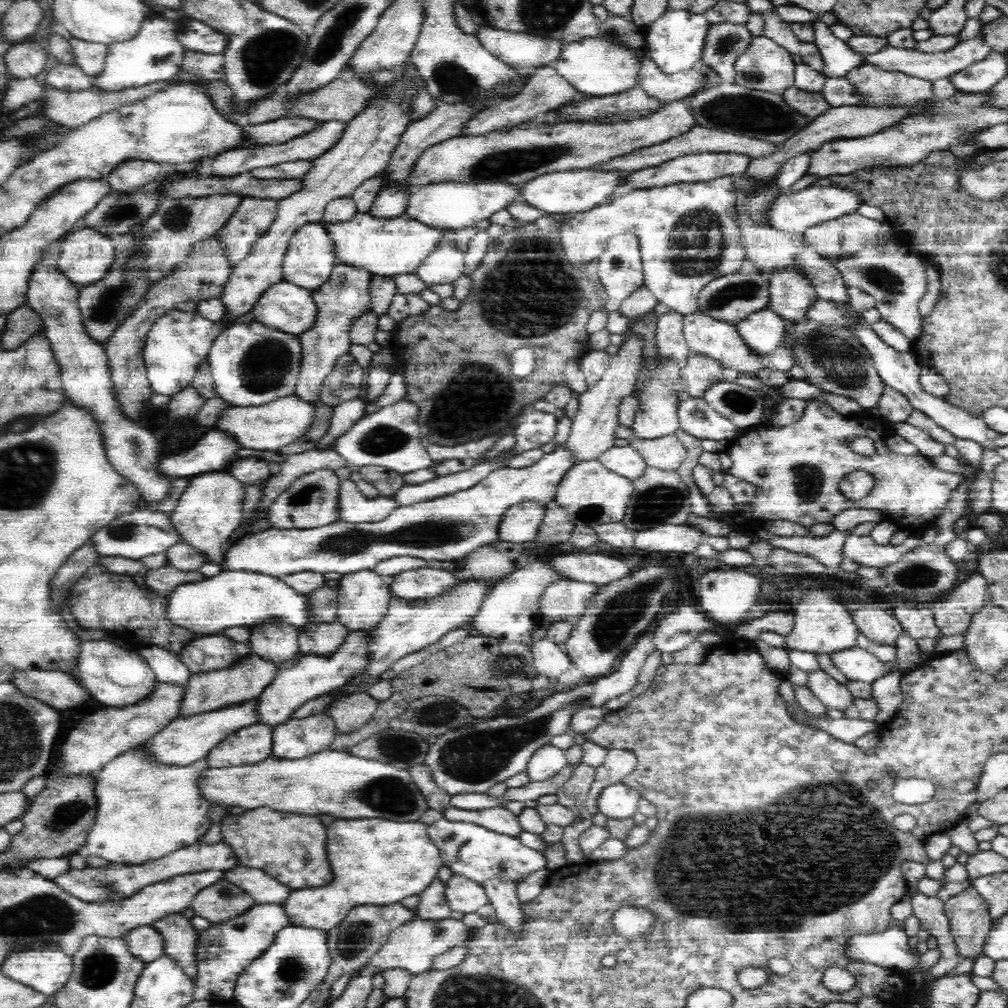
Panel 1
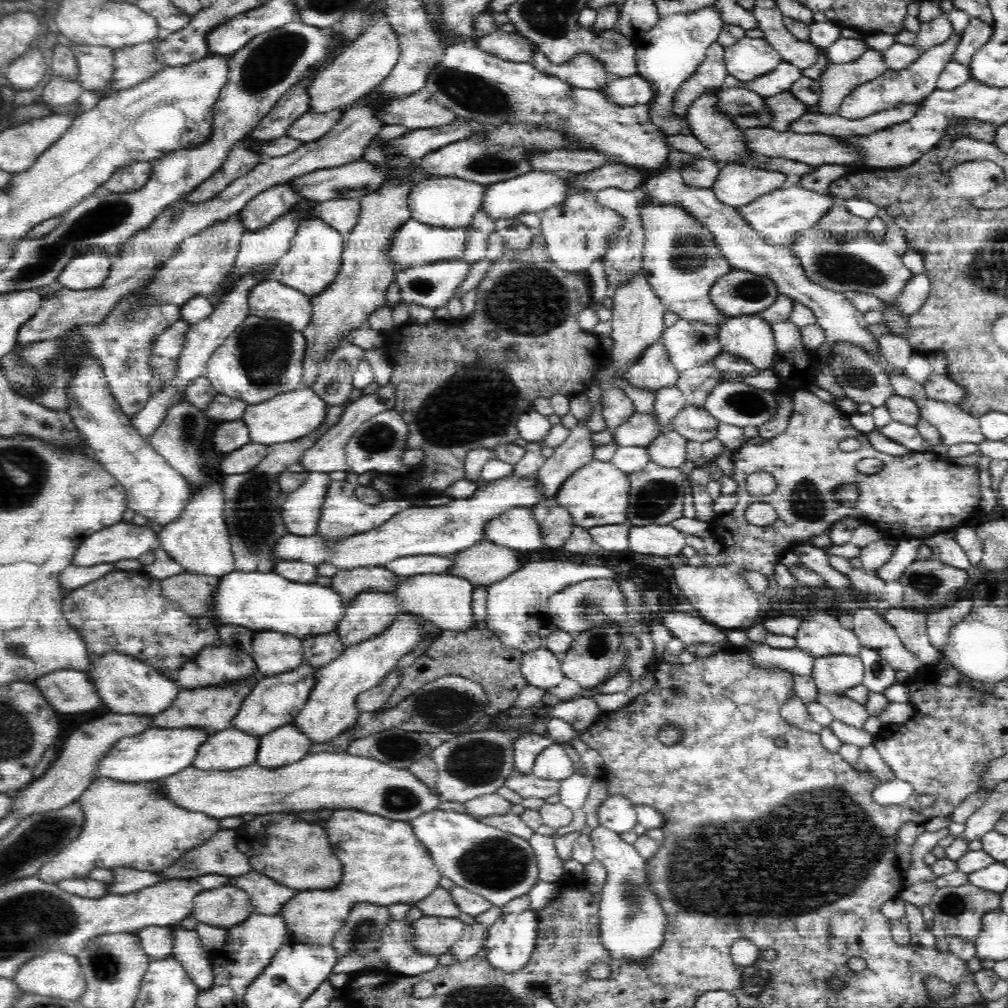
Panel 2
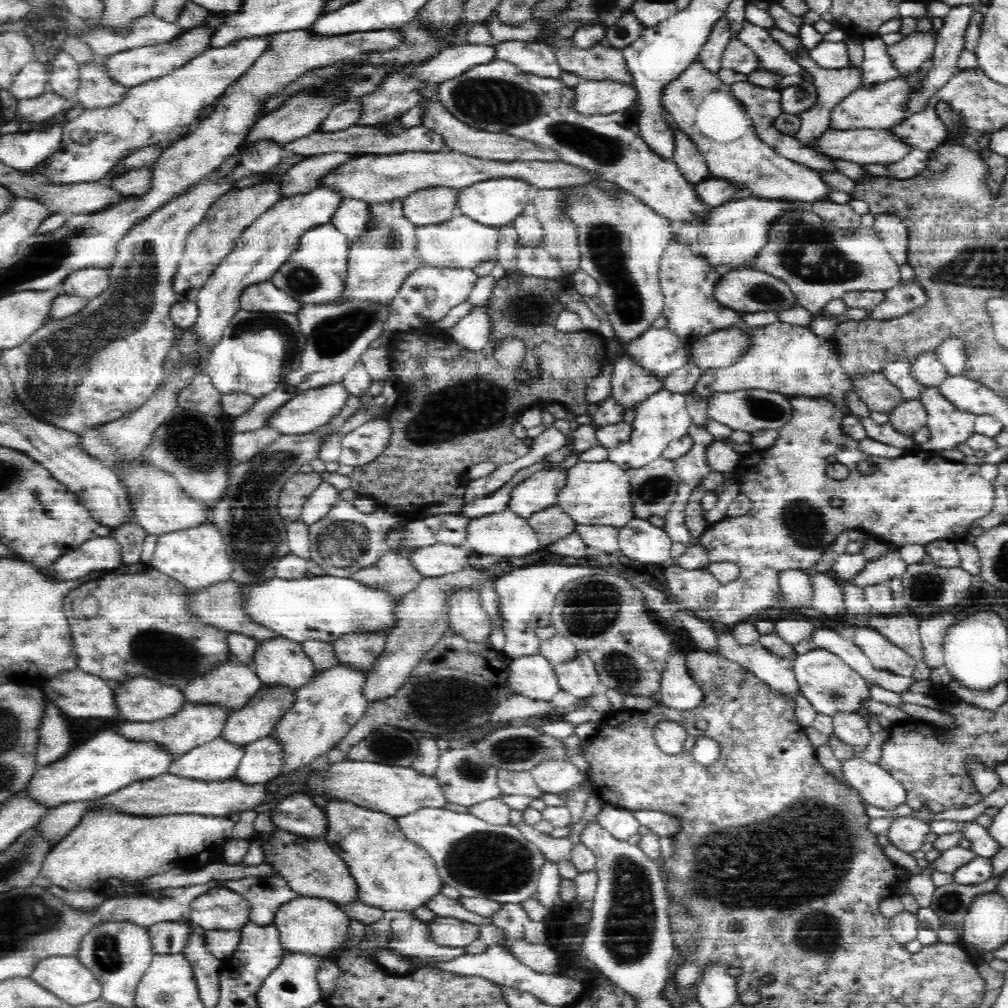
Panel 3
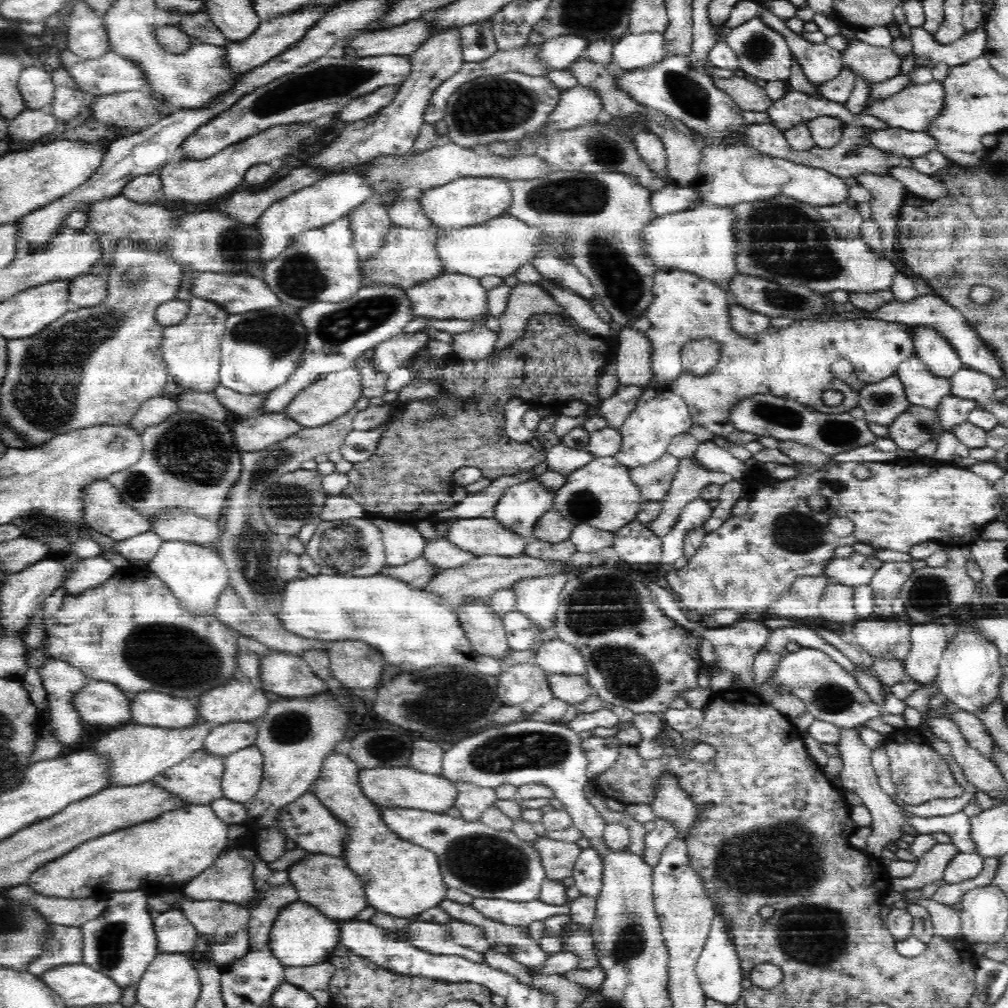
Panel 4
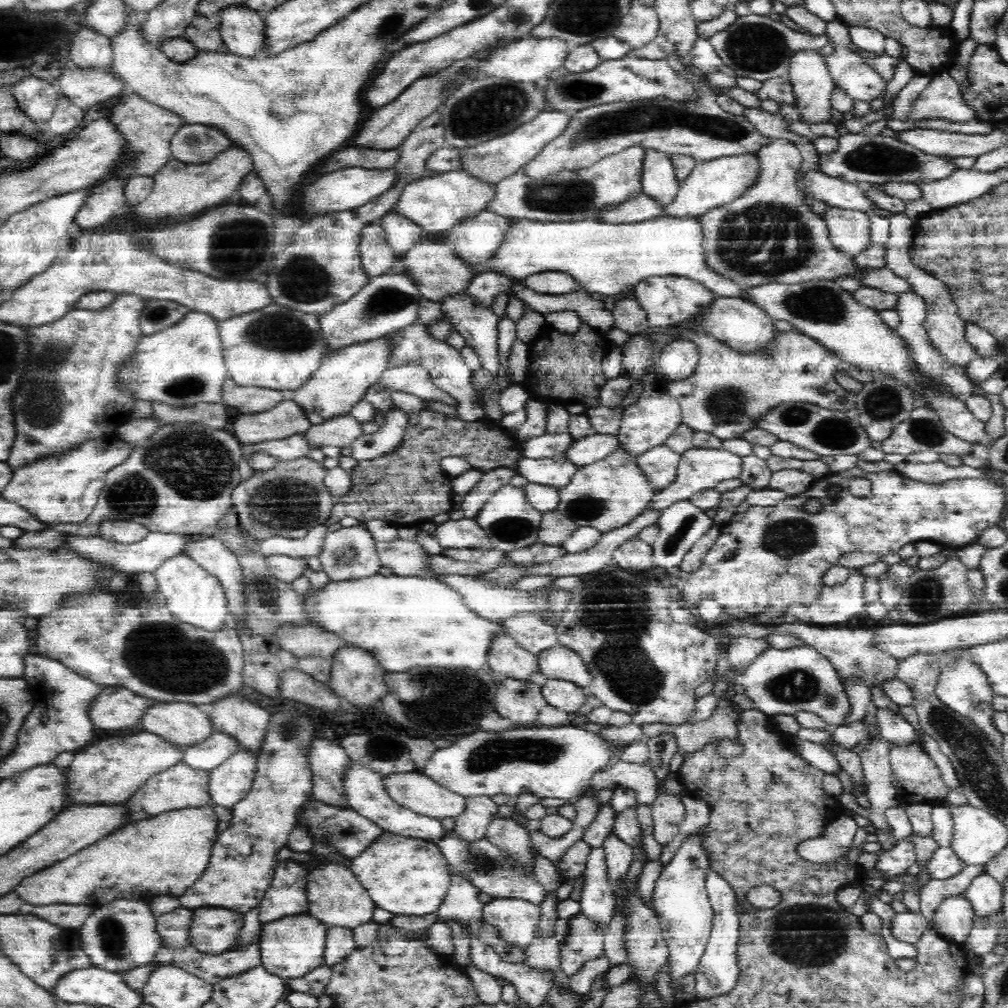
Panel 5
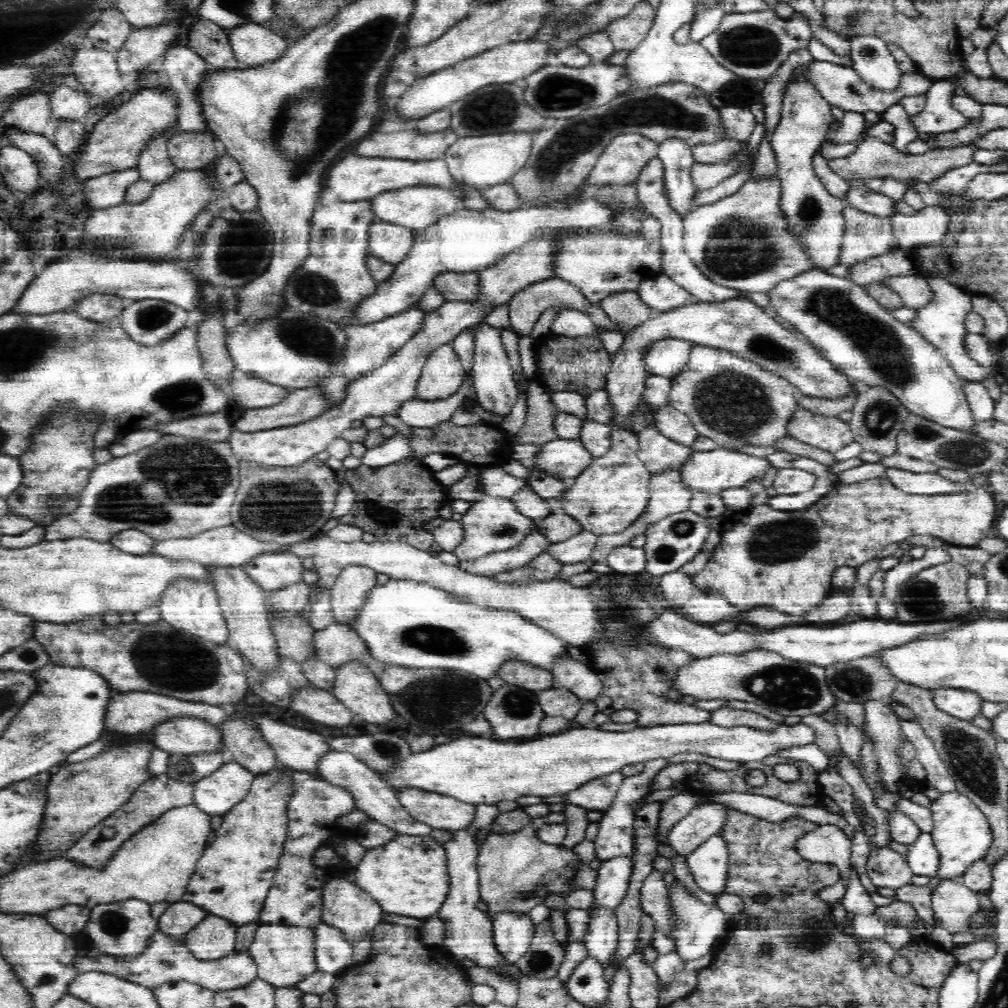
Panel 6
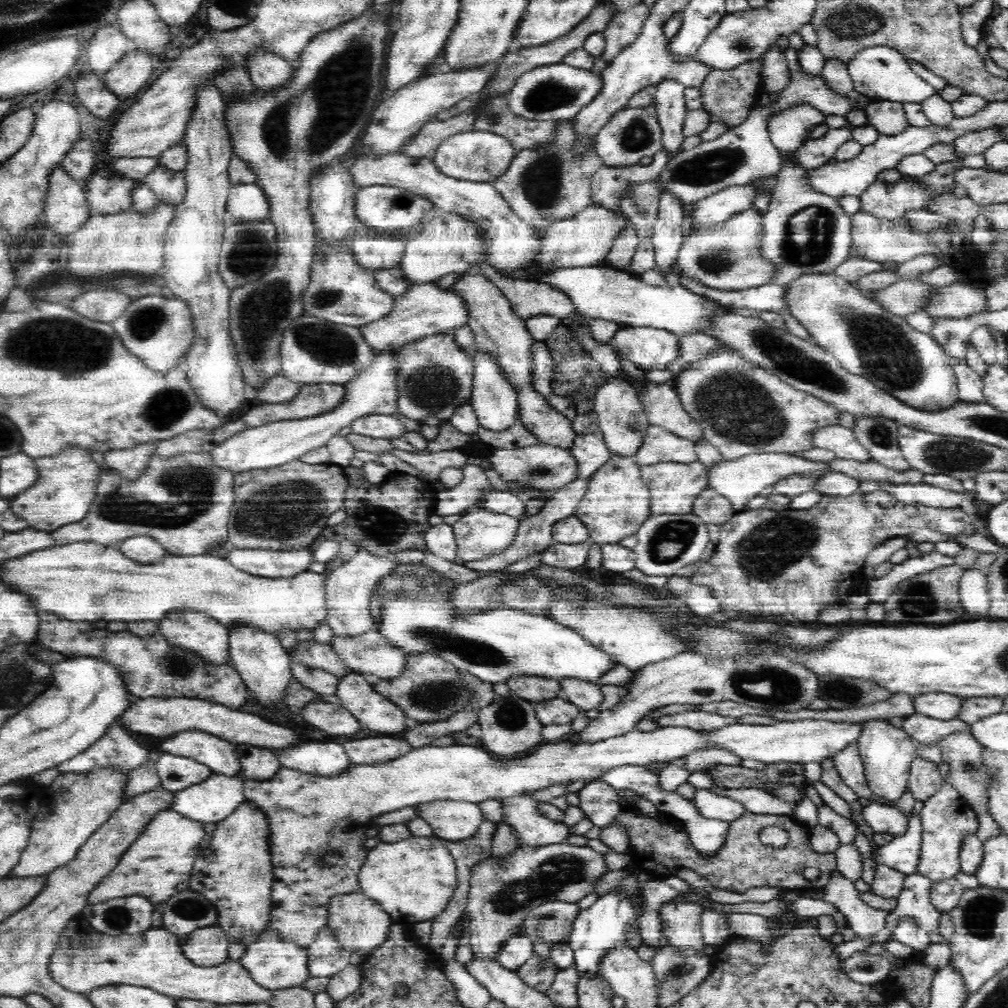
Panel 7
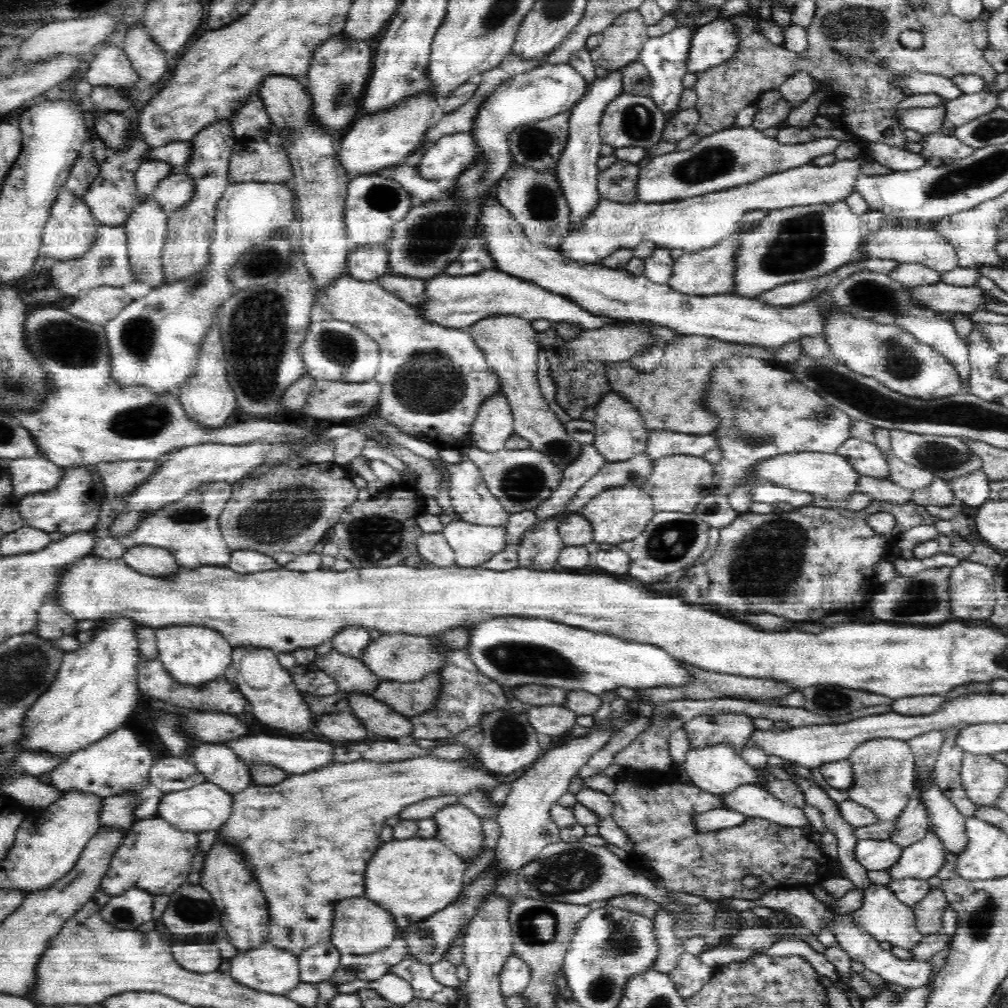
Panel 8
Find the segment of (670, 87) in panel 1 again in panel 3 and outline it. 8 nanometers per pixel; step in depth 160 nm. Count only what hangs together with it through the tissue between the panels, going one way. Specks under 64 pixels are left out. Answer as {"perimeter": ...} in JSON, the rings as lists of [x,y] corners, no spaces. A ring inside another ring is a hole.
{"perimeter":[[[581,79],[576,86],[573,108],[581,114],[592,116],[598,113],[624,111],[637,100],[637,90],[632,84],[612,80]]]}

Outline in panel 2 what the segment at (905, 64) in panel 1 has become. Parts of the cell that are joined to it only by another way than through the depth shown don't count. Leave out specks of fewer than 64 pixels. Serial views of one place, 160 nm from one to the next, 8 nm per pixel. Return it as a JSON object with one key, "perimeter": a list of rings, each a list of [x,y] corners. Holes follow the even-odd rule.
{"perimeter":[[[971,18],[968,26],[964,29],[960,42],[954,48],[952,60],[964,65],[969,65],[972,57],[982,45],[992,36],[993,28],[979,18]],[[872,48],[852,62],[830,65],[817,78],[821,95],[817,110],[813,111],[828,116],[838,114],[842,101],[856,86],[880,76],[886,70],[883,51]]]}

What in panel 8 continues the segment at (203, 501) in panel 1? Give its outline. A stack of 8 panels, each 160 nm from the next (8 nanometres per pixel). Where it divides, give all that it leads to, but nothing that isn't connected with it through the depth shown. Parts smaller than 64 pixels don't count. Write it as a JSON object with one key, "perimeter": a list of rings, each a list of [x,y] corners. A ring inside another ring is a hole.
{"perimeter":[[[186,624],[168,625],[154,628],[159,658],[164,664],[166,672],[174,677],[180,684],[199,686],[204,682],[214,680],[218,676],[228,673],[232,662],[233,646],[221,635],[217,629],[206,628],[205,625]]]}

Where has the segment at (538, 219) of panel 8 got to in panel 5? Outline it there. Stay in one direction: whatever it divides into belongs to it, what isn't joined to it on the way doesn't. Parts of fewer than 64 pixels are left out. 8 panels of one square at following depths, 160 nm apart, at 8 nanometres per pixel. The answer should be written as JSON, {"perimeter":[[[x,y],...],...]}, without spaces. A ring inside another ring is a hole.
{"perimeter":[[[675,52],[670,53],[665,61],[676,75],[689,81],[694,94],[692,100],[676,101],[663,96],[660,99],[598,104],[574,112],[568,126],[523,166],[524,174],[532,180],[538,180],[560,171],[588,168],[598,160],[634,145],[653,148],[669,155],[692,156],[697,162],[732,158],[745,152],[754,154],[762,147],[769,146],[772,140],[762,136],[744,116],[724,111],[718,105],[717,94],[710,85],[690,73]]]}

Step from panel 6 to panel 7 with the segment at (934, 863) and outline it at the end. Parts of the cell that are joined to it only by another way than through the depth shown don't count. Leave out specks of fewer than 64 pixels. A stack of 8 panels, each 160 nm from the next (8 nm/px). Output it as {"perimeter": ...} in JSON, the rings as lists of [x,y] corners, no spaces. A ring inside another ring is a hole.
{"perimeter":[[[916,801],[912,810],[914,814],[909,817],[907,832],[894,838],[892,842],[878,847],[878,852],[874,852],[874,861],[878,865],[906,875],[918,873],[922,846],[922,824],[919,814],[923,807],[924,803]]]}

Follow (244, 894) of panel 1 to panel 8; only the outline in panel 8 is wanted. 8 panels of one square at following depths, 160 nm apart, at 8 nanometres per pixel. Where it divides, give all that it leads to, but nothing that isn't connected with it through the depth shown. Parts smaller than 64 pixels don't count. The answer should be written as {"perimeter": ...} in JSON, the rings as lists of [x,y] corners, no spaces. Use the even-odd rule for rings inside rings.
{"perimeter":[[[215,941],[200,944],[174,944],[173,957],[182,968],[190,972],[218,971],[223,958]]]}

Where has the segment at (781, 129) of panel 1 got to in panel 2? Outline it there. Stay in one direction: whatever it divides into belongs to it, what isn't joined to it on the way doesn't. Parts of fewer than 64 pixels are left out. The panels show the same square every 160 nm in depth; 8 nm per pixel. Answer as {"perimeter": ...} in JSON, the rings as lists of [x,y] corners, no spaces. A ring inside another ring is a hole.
{"perimeter":[[[722,87],[714,92],[714,110],[729,116],[741,130],[746,128],[770,128],[773,123],[773,112],[769,112],[768,102],[756,92],[746,87]]]}

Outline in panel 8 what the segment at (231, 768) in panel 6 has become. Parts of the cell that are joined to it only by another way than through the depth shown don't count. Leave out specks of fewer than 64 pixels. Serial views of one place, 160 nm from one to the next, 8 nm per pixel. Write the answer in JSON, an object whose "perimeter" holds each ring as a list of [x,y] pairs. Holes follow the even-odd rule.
{"perimeter":[[[203,782],[193,788],[174,793],[165,793],[158,806],[157,817],[170,822],[176,829],[186,832],[207,832],[220,829],[232,816],[234,795],[213,782]]]}

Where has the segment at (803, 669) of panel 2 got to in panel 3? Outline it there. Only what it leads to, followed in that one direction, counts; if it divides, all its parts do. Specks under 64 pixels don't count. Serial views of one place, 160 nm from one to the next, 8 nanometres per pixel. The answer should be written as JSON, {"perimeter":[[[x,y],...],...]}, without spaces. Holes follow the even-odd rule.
{"perimeter":[[[723,628],[722,633],[718,634],[718,649],[720,649],[720,654],[728,660],[744,664],[750,672],[755,673],[758,678],[765,681],[769,688],[773,689],[773,692],[784,693],[786,697],[789,697],[789,700],[796,700],[799,692],[799,686],[793,673],[793,660],[796,653],[792,658],[780,658],[766,650],[762,644],[742,646],[737,644],[729,630]]]}

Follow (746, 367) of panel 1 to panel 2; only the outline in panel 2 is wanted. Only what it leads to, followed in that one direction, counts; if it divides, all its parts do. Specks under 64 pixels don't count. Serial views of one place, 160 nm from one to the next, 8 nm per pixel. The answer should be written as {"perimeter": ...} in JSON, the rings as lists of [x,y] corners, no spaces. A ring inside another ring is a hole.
{"perimeter":[[[679,319],[674,326],[665,328],[661,335],[662,345],[666,347],[673,367],[682,373],[692,367],[712,363],[724,352],[718,334],[718,325]]]}

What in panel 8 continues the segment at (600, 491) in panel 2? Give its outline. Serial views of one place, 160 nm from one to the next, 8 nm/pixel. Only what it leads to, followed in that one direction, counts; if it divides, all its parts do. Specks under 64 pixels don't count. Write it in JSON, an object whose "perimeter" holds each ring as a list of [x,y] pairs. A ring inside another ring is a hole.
{"perimeter":[[[615,485],[594,495],[580,514],[592,523],[594,541],[617,545],[625,540],[634,540],[655,514],[654,503],[648,491],[638,485]]]}

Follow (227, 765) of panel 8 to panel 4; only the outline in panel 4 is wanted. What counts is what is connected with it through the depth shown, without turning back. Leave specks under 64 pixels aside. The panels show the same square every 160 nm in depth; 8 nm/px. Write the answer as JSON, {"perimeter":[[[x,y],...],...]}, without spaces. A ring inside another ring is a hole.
{"perimeter":[[[138,692],[130,706],[131,722],[160,728],[186,728],[198,720],[197,704],[164,692]]]}

